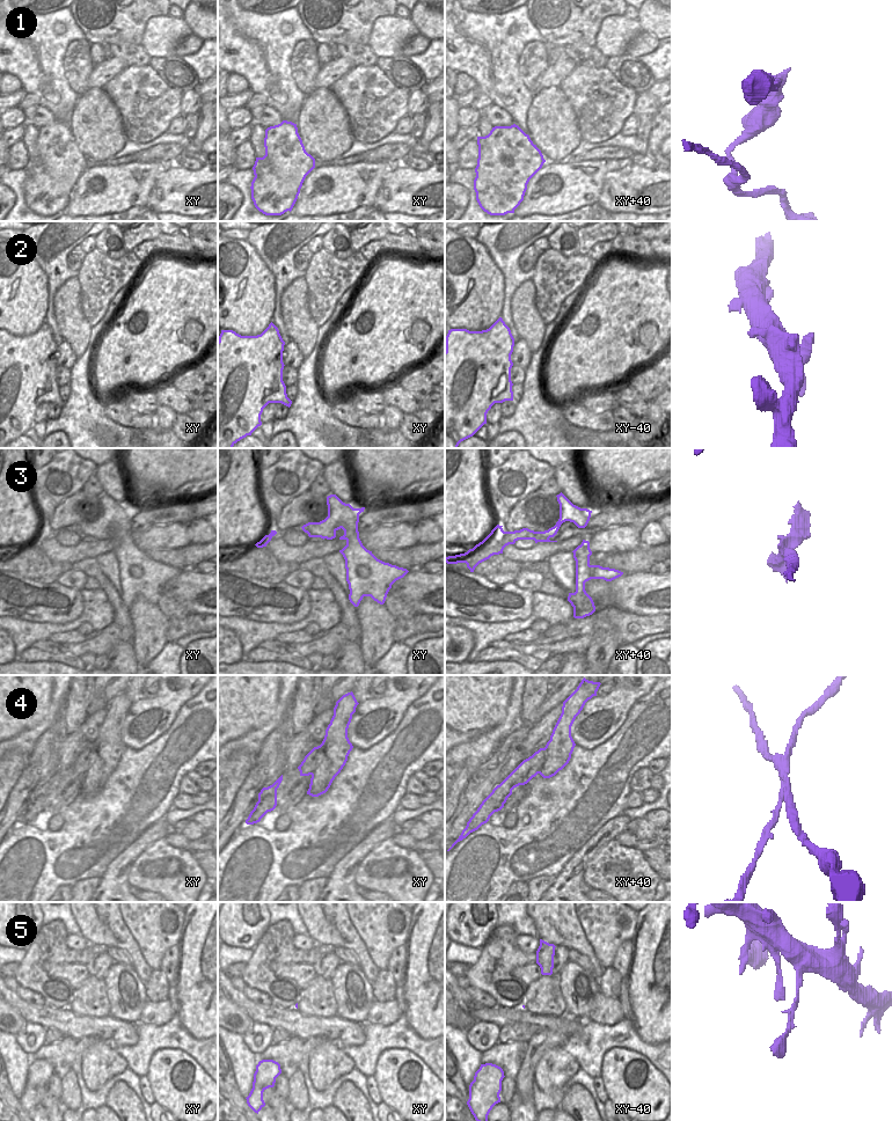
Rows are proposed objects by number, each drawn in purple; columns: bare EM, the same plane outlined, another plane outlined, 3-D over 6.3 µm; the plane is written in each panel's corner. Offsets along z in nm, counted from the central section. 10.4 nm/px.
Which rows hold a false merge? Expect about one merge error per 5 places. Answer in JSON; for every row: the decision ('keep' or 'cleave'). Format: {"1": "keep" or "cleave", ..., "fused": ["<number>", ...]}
{"1": "cleave", "2": "keep", "3": "keep", "4": "cleave", "5": "keep", "fused": ["1", "4"]}

